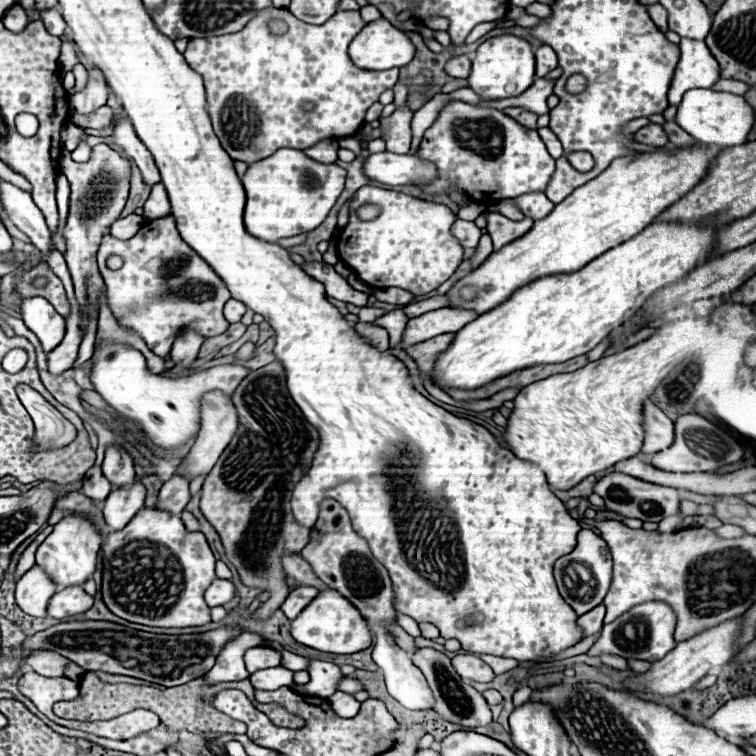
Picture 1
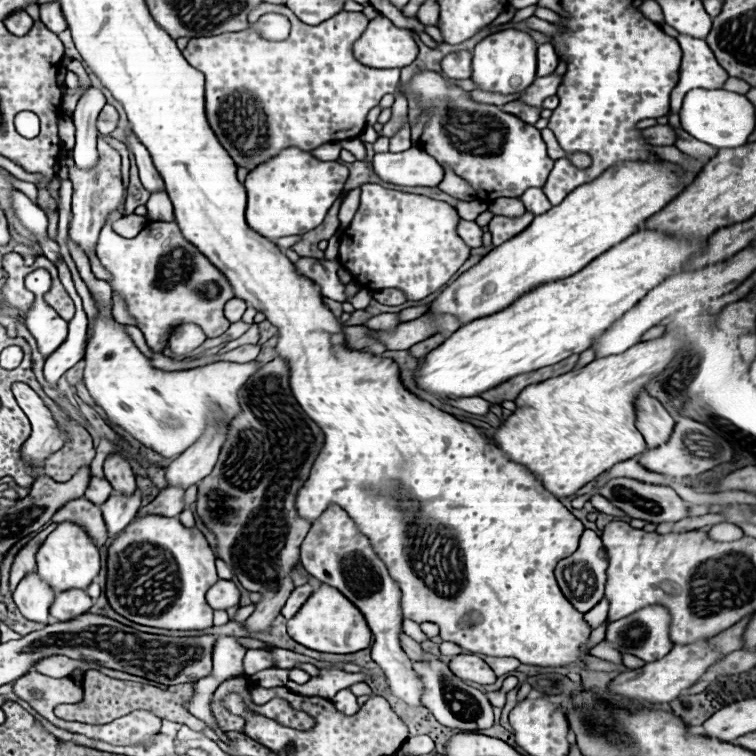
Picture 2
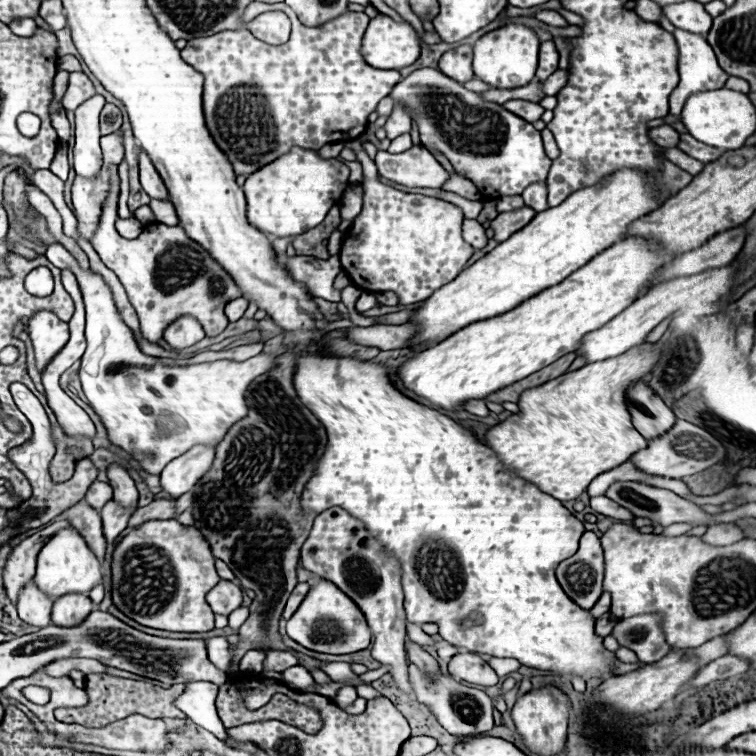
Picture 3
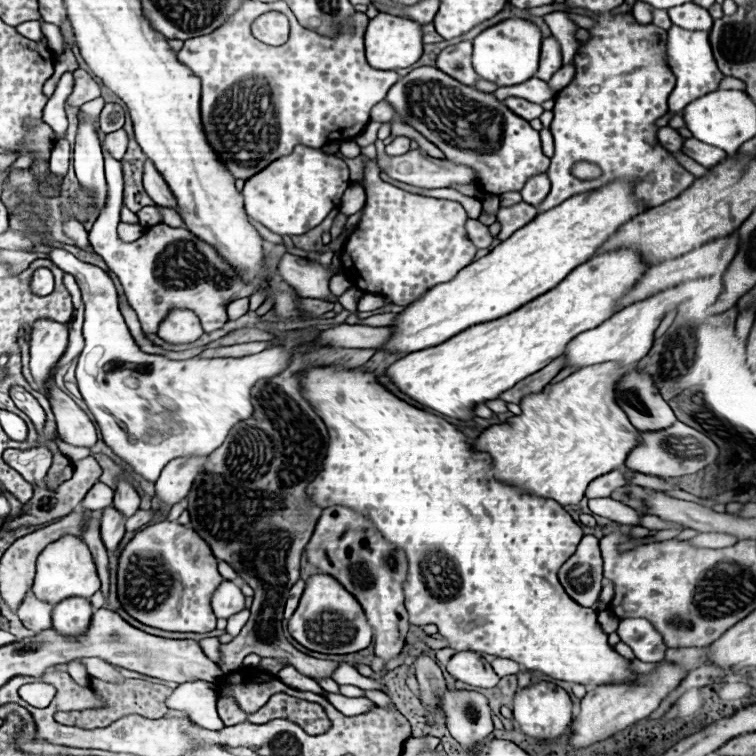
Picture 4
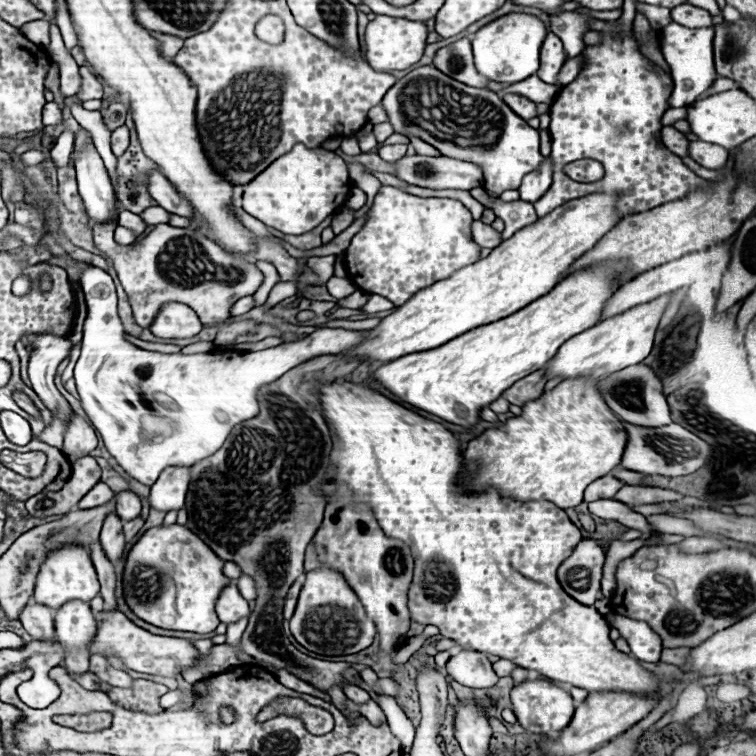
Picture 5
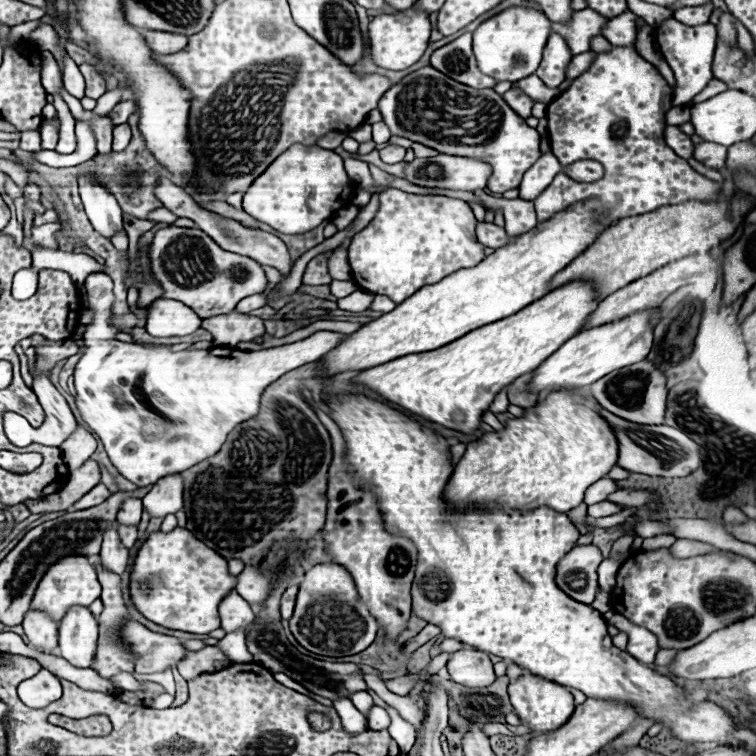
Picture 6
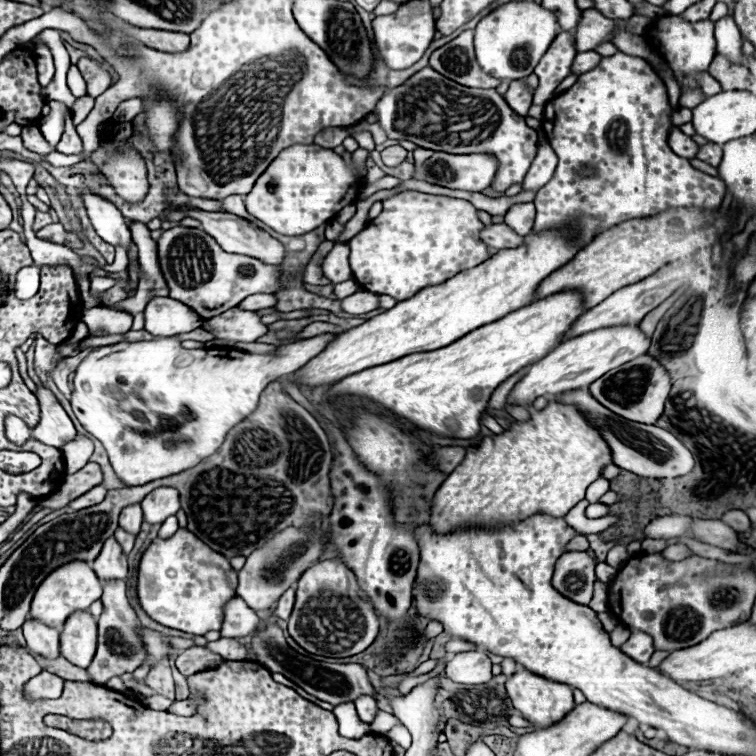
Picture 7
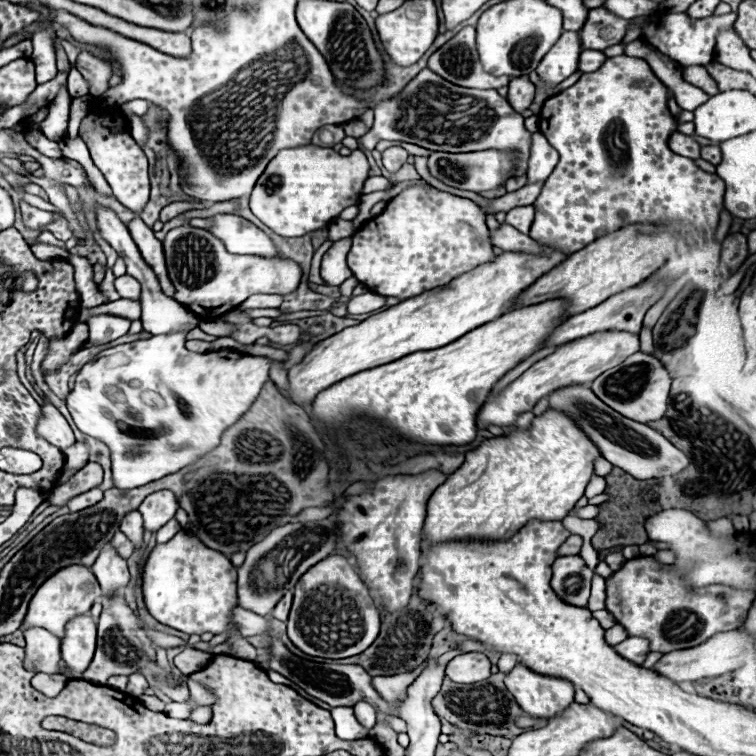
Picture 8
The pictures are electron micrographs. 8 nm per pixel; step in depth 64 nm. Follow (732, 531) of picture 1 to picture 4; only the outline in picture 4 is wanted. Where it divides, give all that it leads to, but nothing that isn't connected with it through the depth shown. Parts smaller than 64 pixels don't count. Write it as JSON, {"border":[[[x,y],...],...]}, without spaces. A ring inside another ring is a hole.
{"border":[[[704,532],[704,534],[690,538],[688,542],[696,548],[728,548],[728,546],[734,546],[738,542],[738,538],[720,534],[720,532]]]}

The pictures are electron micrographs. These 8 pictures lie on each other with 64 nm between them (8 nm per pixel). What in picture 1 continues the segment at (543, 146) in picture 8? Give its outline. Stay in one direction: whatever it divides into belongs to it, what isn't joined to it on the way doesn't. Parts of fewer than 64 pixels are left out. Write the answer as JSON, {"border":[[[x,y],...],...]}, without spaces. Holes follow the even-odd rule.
{"border":[[[528,192],[528,194],[514,198],[514,202],[524,212],[524,216],[530,216],[532,220],[540,220],[540,218],[548,216],[554,208],[554,204],[546,198],[544,192]]]}

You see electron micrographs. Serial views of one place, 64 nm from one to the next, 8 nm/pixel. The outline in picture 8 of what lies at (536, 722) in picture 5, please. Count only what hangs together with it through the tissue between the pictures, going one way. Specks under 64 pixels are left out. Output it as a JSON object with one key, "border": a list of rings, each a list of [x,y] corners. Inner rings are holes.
{"border":[[[516,664],[504,678],[504,684],[508,692],[516,698],[518,706],[534,716],[534,718],[552,718],[564,708],[568,708],[574,702],[574,686],[568,680],[556,680],[556,676],[540,676],[538,672],[532,672],[530,668],[524,668],[524,664]]]}

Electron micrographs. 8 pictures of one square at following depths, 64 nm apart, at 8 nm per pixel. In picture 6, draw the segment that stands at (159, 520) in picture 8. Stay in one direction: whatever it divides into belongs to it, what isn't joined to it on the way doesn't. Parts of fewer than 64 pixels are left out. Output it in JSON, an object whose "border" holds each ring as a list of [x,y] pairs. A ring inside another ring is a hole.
{"border":[[[180,474],[160,478],[148,496],[142,498],[144,508],[152,518],[164,518],[182,510],[182,478]]]}

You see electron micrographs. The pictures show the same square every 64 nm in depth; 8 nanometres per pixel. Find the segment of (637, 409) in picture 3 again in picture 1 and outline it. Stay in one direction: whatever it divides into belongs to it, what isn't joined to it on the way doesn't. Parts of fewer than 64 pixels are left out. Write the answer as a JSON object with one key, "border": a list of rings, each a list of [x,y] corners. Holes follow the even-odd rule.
{"border":[[[652,400],[644,402],[642,416],[644,416],[642,426],[644,426],[644,434],[646,434],[642,452],[654,454],[654,452],[668,448],[674,440],[674,422]]]}

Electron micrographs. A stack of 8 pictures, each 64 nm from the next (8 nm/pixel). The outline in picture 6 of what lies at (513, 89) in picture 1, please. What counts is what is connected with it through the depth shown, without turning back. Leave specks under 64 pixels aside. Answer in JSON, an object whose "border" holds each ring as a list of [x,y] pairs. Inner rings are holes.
{"border":[[[524,6],[506,8],[474,30],[474,56],[478,60],[478,68],[498,82],[518,82],[536,72],[550,34],[552,22],[544,16],[544,12]]]}

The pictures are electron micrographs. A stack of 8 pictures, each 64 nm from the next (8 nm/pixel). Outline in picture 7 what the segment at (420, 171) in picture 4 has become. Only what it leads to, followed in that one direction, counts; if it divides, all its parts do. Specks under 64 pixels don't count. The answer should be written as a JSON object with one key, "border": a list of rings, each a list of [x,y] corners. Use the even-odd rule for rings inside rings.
{"border":[[[434,152],[434,156],[428,158],[428,172],[424,180],[452,190],[482,192],[484,188],[492,186],[496,172],[498,172],[496,156],[488,154],[456,156],[446,152]]]}

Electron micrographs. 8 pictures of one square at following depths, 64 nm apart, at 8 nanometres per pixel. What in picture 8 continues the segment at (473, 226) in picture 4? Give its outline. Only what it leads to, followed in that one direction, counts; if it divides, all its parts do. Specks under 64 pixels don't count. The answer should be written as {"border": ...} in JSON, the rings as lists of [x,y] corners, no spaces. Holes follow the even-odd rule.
{"border":[[[502,224],[496,232],[490,232],[490,240],[494,246],[502,248],[504,252],[526,252],[526,254],[542,254],[542,248],[530,236],[516,232],[516,228]]]}

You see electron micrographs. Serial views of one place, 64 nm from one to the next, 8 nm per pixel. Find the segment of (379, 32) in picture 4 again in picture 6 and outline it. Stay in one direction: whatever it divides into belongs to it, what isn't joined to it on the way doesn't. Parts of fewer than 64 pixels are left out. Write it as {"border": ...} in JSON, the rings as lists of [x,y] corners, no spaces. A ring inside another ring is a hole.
{"border":[[[408,8],[402,10],[398,14],[380,14],[376,16],[370,26],[370,46],[372,46],[372,60],[376,62],[376,66],[386,68],[386,70],[406,70],[412,64],[416,64],[424,50],[428,48],[430,42],[430,32],[432,32],[432,24],[426,12],[416,10],[416,8]]]}

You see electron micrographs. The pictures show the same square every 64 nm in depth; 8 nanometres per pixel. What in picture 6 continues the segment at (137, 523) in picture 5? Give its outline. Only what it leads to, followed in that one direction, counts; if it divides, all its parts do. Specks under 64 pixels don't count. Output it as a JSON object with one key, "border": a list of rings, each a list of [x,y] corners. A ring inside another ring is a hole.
{"border":[[[118,526],[118,536],[126,548],[132,548],[136,542],[136,526]]]}

